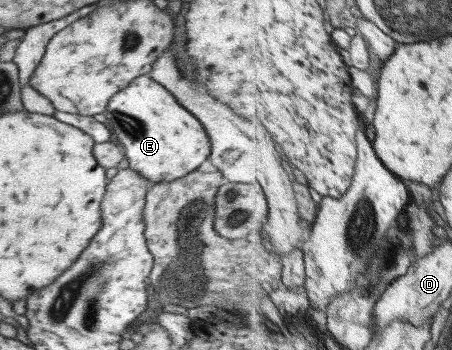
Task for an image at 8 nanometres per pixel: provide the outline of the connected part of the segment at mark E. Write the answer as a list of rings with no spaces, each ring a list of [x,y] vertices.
[[[147,74],[135,77],[124,89],[110,97],[103,115],[106,117],[104,123],[111,130],[111,134],[116,137],[119,145],[124,148],[128,168],[137,171],[149,182],[149,185],[184,177],[187,173],[194,171],[209,156],[209,139],[202,124],[191,113],[188,113],[166,88],[150,79]]]

